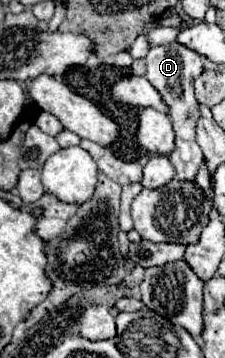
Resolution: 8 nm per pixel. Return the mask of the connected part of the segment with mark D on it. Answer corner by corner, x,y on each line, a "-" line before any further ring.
179,43
151,47
151,51
147,53
145,59
147,59
145,77
163,95
163,101
171,107
169,115
173,119
173,129
175,129
175,151
169,155
169,161
173,163
175,171
177,171
175,179
193,181
199,171
199,165
203,163
203,153
199,151
199,145
195,141
195,123
199,117
199,109
197,109
199,103
193,93
193,81
203,71
203,61
195,51
191,51

